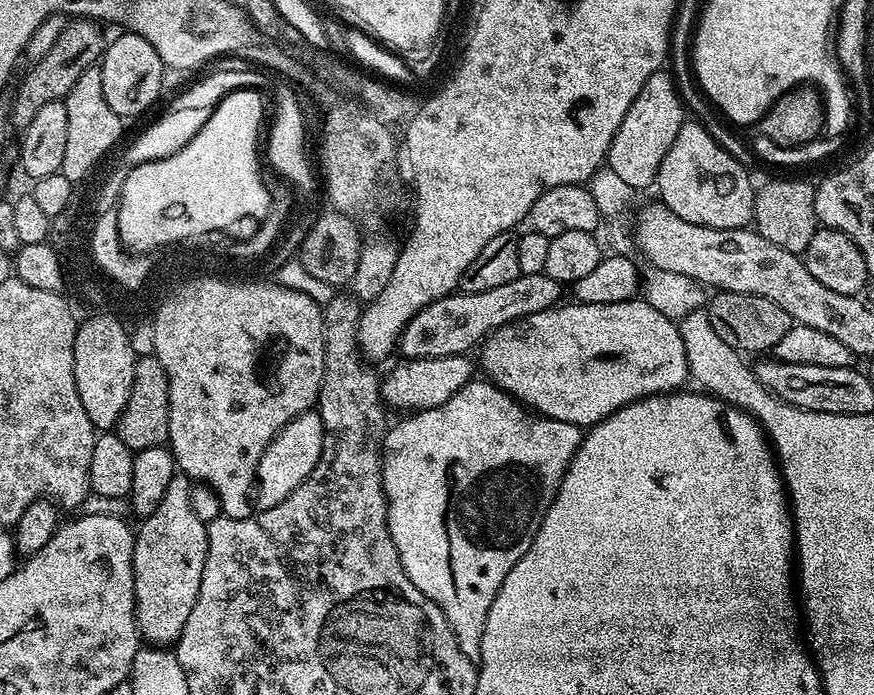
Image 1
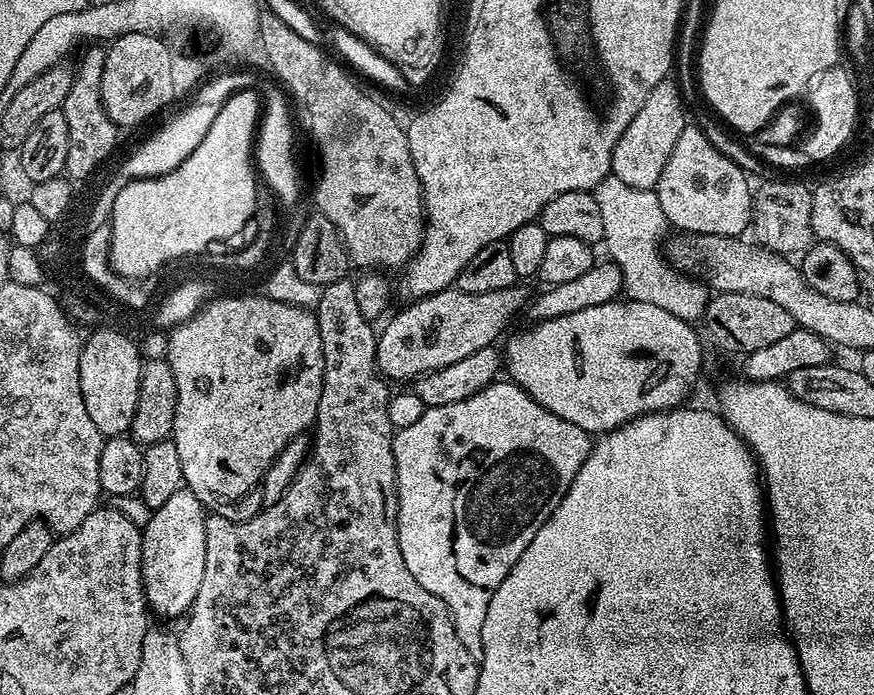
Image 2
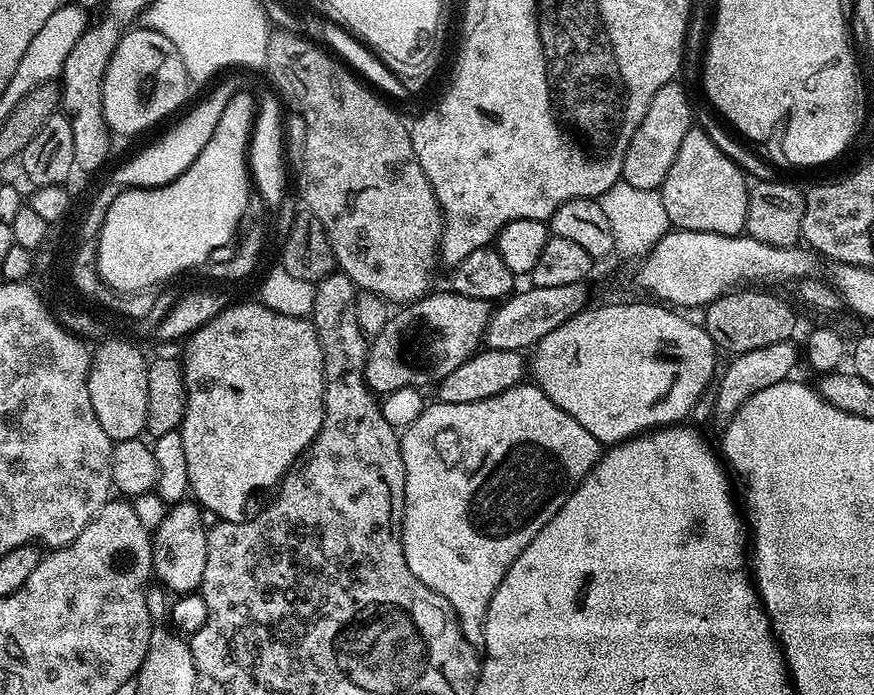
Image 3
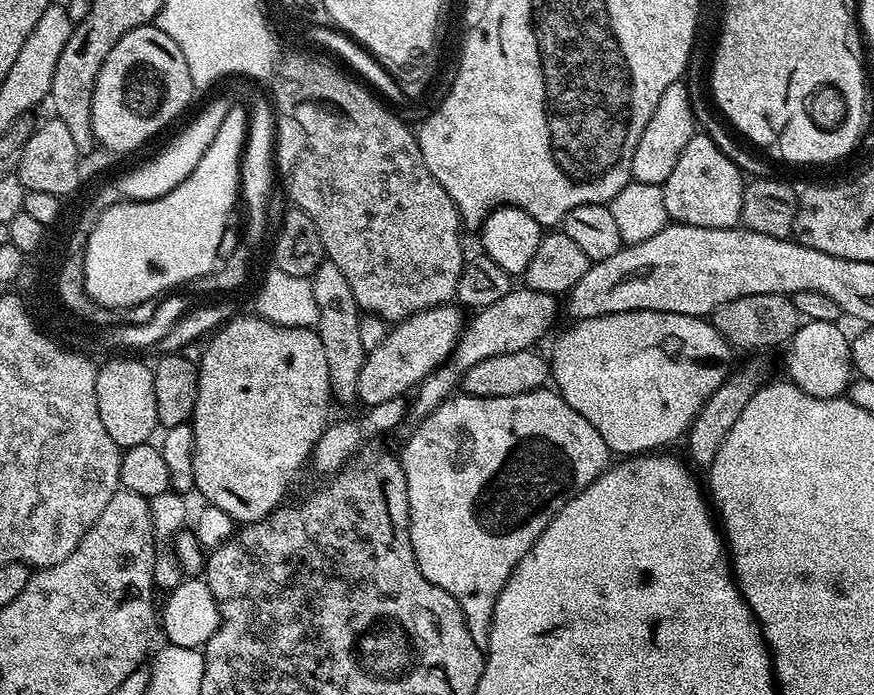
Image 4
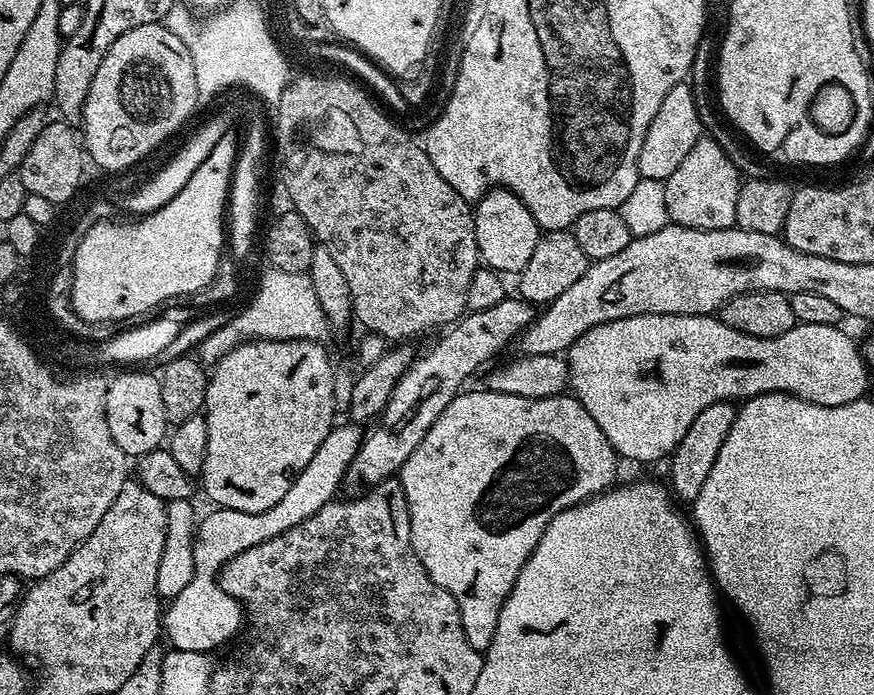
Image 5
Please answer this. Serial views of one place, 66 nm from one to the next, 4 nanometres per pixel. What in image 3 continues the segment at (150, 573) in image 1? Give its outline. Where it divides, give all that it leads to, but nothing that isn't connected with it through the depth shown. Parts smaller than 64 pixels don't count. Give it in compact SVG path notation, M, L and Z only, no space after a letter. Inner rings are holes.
M195 502L171 505L151 537L152 571L155 579L160 579L175 594L195 593L202 582L202 570L206 570L208 549L208 528L203 522L200 505Z

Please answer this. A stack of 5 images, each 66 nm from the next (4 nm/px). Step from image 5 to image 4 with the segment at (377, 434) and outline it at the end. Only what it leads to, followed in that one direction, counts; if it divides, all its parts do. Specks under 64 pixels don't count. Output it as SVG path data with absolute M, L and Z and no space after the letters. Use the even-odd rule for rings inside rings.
M527 286L513 287L506 298L498 298L498 302L479 309L476 316L465 323L452 355L441 368L436 368L415 389L416 401L411 401L410 416L419 422L428 416L442 401L447 400L461 387L464 373L477 362L485 358L498 358L498 354L514 354L518 350L535 349L536 340L540 340L552 328L556 315L562 312L562 304L557 297L544 294L538 290L530 290Z

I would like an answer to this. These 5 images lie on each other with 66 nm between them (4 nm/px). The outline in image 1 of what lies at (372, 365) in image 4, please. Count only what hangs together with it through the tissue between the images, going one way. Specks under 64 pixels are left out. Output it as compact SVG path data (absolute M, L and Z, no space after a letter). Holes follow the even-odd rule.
M543 271L538 274L520 275L514 278L514 282L494 286L494 290L457 290L451 296L438 298L438 302L430 302L430 306L418 310L418 314L410 318L398 341L399 355L409 360L417 360L423 356L462 356L471 353L497 328L519 320L522 316L557 307L562 300L560 292L561 284Z

